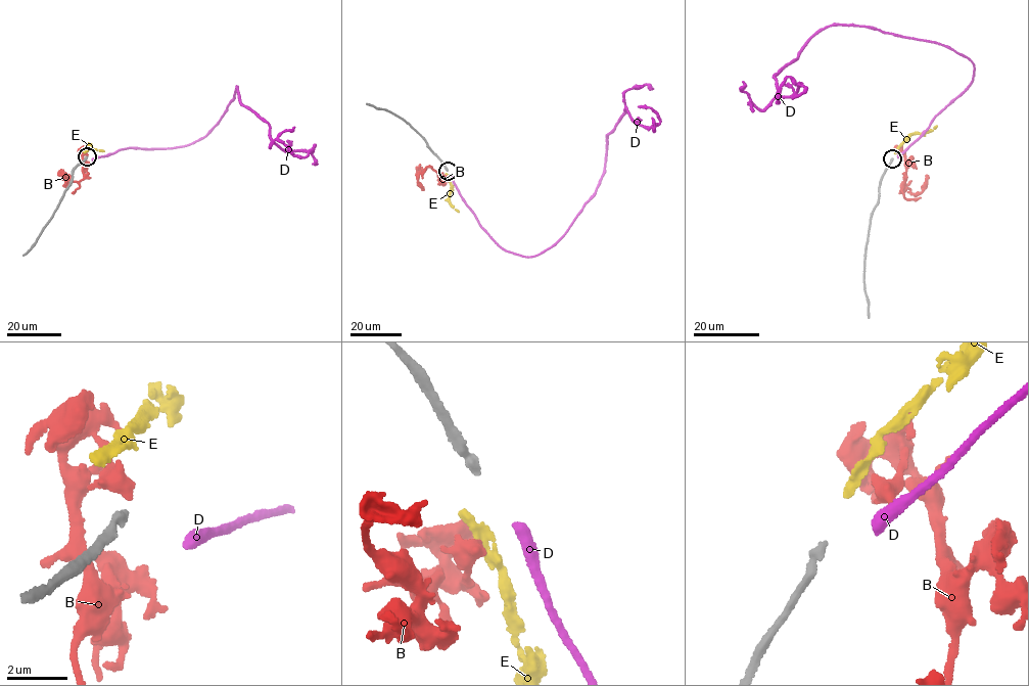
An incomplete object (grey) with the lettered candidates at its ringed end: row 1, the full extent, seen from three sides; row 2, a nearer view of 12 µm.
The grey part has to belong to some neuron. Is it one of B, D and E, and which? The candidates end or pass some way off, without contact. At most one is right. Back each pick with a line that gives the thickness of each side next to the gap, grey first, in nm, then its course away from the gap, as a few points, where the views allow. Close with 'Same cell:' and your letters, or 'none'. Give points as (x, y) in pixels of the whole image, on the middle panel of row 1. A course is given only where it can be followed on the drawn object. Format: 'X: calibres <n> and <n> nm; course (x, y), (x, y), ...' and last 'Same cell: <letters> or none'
Same cell: none

